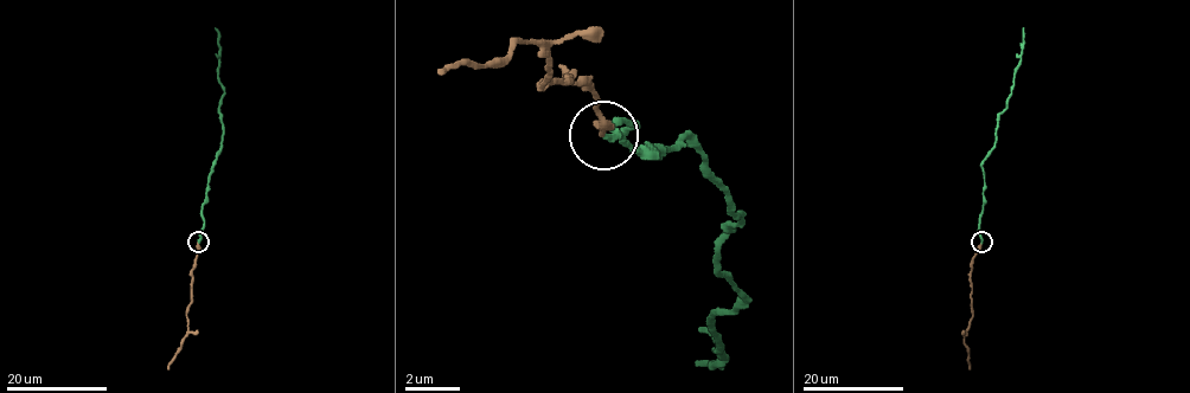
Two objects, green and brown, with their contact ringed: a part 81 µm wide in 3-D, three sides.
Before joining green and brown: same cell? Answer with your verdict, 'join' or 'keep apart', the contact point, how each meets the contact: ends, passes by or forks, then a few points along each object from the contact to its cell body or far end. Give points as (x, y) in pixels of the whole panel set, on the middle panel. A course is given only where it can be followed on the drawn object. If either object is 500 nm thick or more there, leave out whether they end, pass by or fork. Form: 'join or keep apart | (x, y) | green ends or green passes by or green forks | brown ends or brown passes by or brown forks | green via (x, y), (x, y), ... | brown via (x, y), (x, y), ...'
join | (603, 135) | green ends | brown ends | green via (601, 136), (684, 136), (740, 212), (718, 275), (747, 302), (711, 315), (725, 356), (698, 363) | brown via (601, 136), (601, 102), (567, 75), (567, 82), (539, 88), (546, 53), (519, 40), (498, 60), (436, 75)

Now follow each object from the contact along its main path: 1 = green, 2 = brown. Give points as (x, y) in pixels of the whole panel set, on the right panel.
1: (981, 243), (981, 163), (995, 146), (998, 116), (1006, 108), (1011, 92), (1023, 29)
2: (981, 243), (970, 271), (972, 317), (964, 343), (970, 368)

